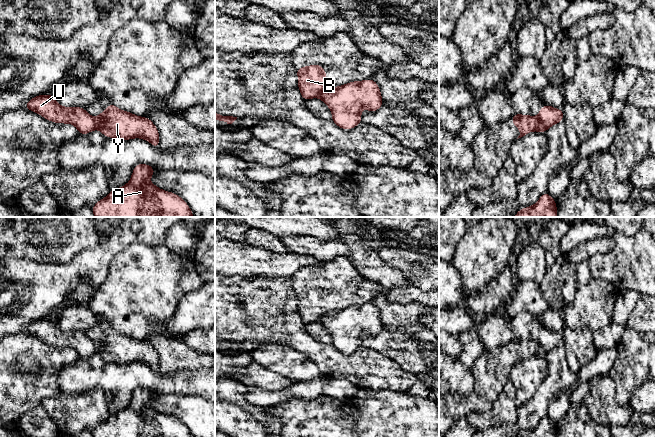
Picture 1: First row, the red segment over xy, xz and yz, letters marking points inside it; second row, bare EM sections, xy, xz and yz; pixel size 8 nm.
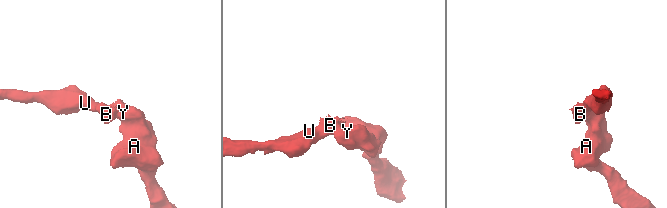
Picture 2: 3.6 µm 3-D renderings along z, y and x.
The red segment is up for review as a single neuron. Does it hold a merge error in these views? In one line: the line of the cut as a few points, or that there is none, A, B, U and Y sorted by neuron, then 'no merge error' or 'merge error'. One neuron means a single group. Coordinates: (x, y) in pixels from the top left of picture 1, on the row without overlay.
cut in yz along (537, 341), (539, 346), (535, 354); A Y / B U; merge error

